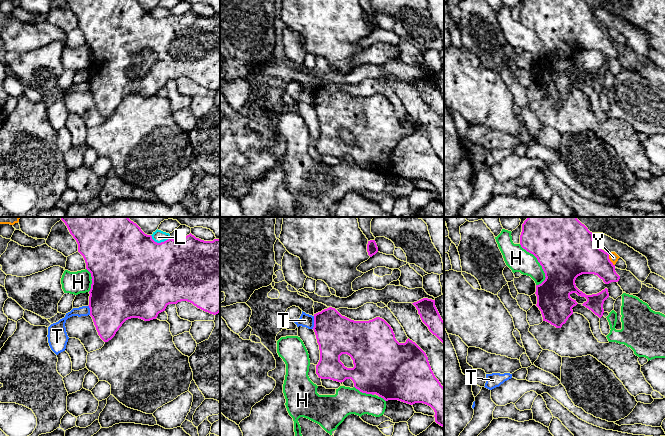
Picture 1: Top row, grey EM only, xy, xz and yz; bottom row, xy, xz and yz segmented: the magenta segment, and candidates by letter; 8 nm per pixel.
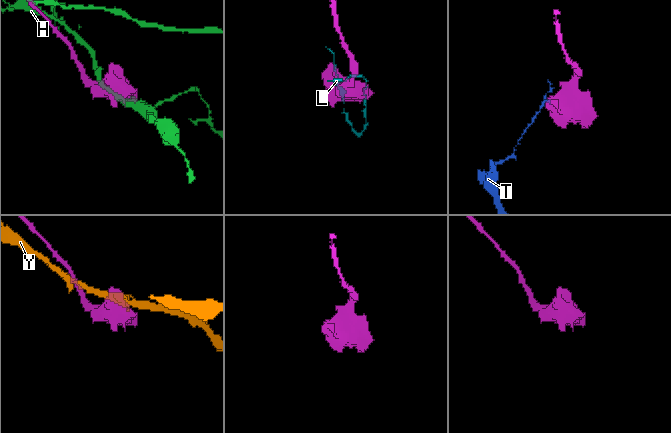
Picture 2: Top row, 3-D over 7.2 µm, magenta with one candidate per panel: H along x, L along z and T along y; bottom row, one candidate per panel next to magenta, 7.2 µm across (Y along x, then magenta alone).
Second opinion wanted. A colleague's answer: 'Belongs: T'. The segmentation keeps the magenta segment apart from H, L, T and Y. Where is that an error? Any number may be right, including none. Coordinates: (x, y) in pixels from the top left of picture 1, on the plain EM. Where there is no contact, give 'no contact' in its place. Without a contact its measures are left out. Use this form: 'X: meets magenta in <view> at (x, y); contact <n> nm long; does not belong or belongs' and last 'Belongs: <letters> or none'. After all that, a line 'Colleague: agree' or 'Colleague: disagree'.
H: meets magenta in yz at (539, 38); contact 360 nm long; does not belong
L: meets magenta in xy at (161, 18); contact 170 nm long; does not belong
T: meets magenta in xz at (314, 98); contact 110 nm long; does not belong
Y: meets magenta in yz at (609, 36); contact 110 nm long; does not belong
Belongs: none
Colleague: disagree

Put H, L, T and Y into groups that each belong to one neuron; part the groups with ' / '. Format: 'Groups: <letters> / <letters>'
Groups: H / L / T / Y

